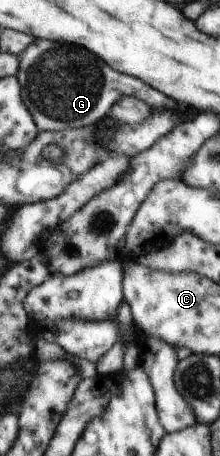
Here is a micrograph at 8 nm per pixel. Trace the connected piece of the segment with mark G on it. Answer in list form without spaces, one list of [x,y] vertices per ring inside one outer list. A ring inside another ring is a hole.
[[[46,39],[34,41],[23,51],[16,77],[21,83],[22,99],[25,100],[40,132],[62,131],[96,124],[108,116],[114,105],[126,95],[138,97],[153,110],[162,107],[178,109],[176,101],[136,77],[116,73],[88,49]]]

